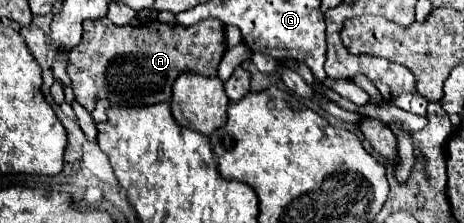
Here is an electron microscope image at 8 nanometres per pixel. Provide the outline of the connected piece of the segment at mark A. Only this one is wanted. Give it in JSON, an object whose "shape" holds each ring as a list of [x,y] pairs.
{"shape":[[[107,18],[85,20],[83,22],[83,40],[69,52],[67,74],[71,78],[71,88],[75,92],[75,100],[87,110],[93,112],[95,102],[107,98],[113,106],[153,106],[167,102],[171,98],[171,86],[175,78],[183,72],[201,74],[207,78],[217,76],[217,66],[221,62],[225,46],[225,26],[215,20],[203,20],[191,28],[179,24],[161,24],[161,22],[145,22],[139,26],[115,26]]]}

